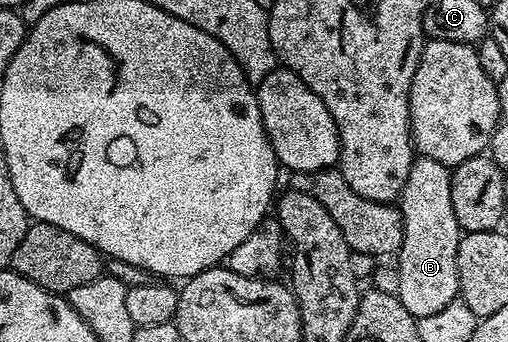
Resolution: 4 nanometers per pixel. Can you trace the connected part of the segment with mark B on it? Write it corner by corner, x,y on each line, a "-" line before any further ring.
415,158
400,196
404,241
396,256
396,294
404,309
408,309
408,313
412,313
417,320
440,313
444,305
459,298
456,257
460,228
452,209
451,174
451,168
445,167
440,161

